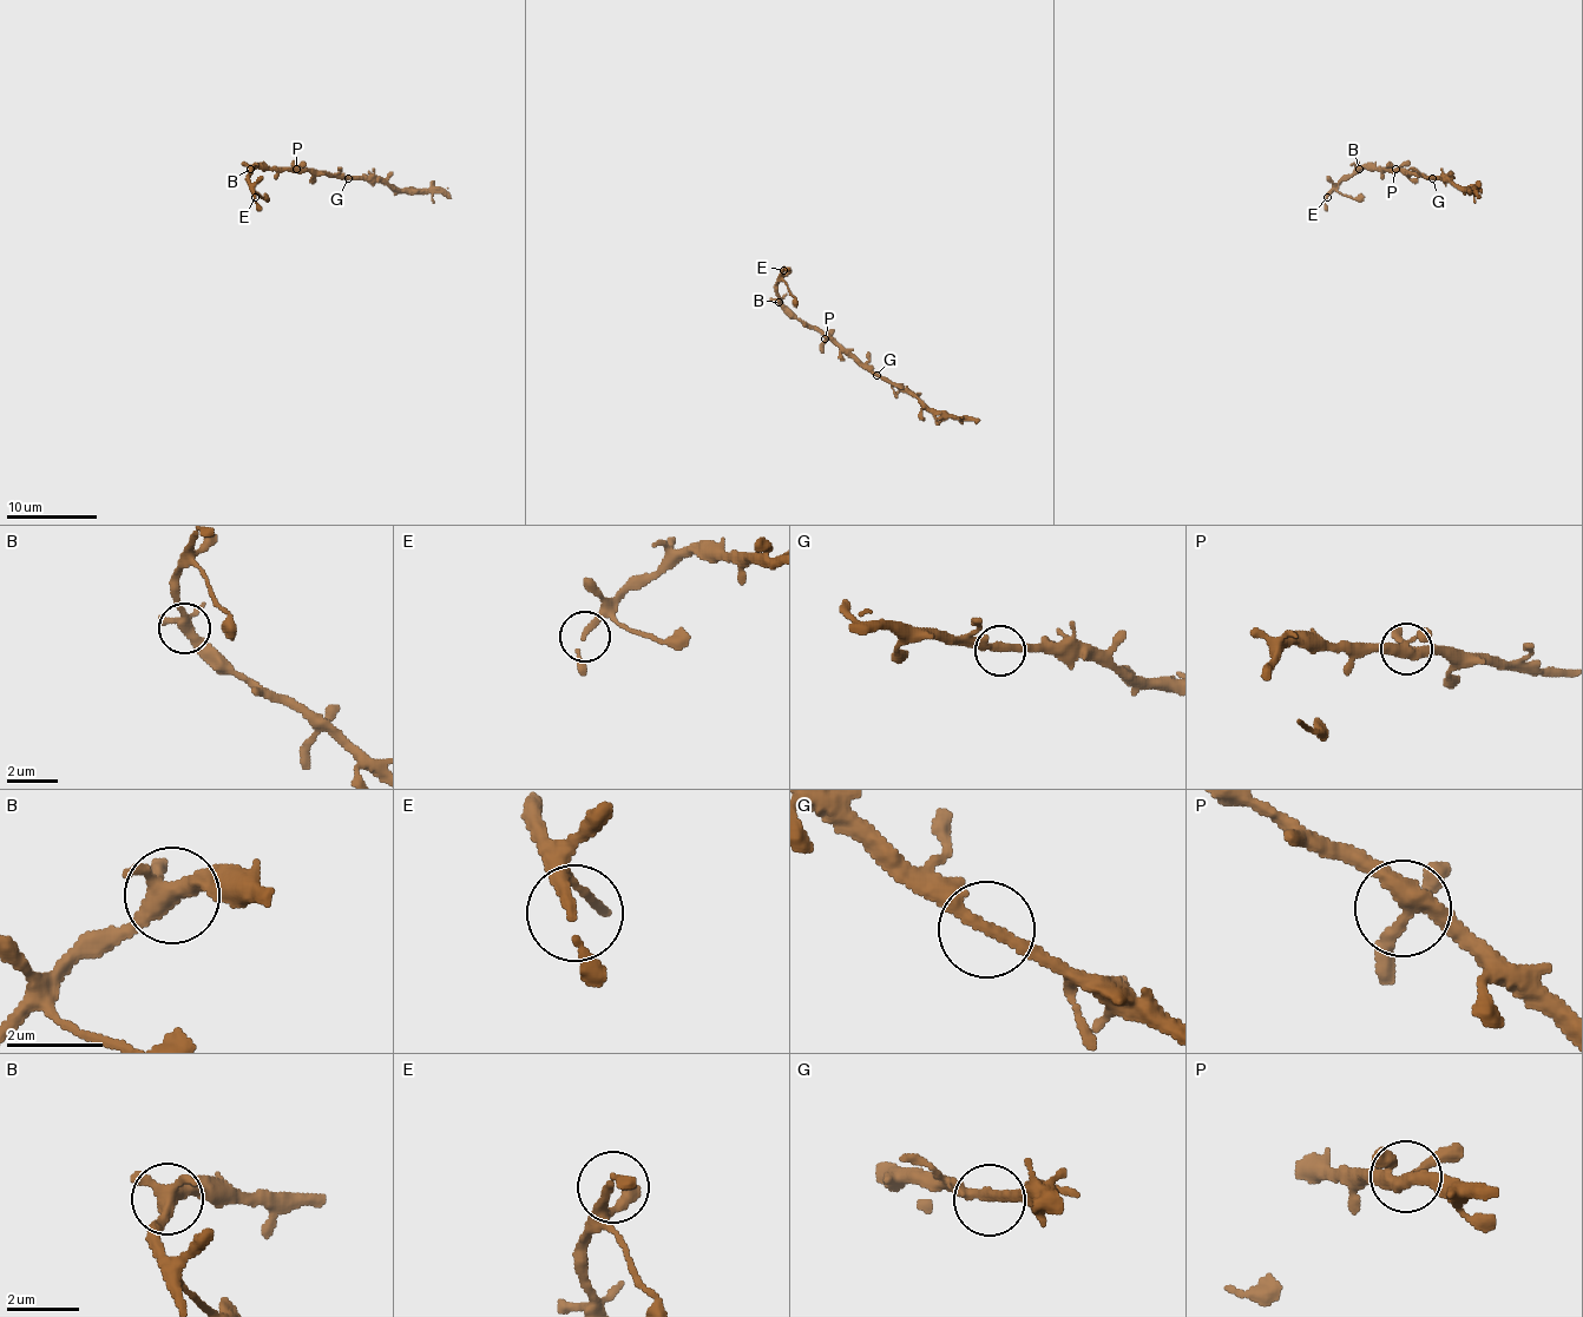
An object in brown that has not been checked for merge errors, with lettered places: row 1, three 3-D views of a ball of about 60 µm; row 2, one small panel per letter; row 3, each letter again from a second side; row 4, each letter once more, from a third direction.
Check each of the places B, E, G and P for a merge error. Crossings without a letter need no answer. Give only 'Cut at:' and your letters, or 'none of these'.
Cut at: none of these

